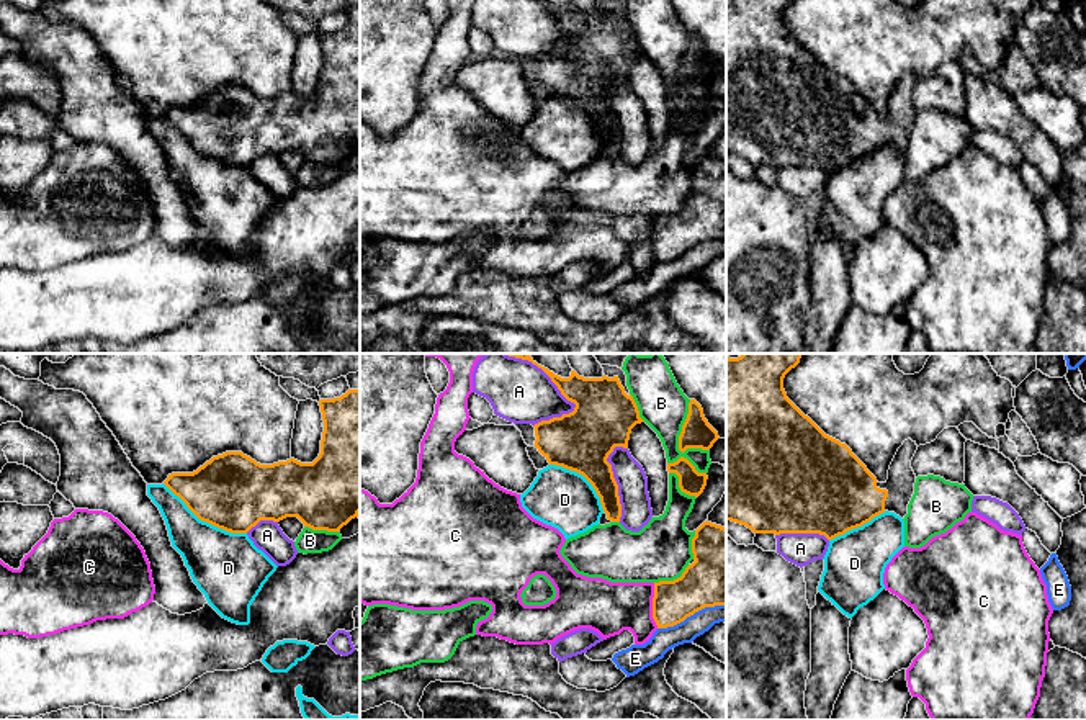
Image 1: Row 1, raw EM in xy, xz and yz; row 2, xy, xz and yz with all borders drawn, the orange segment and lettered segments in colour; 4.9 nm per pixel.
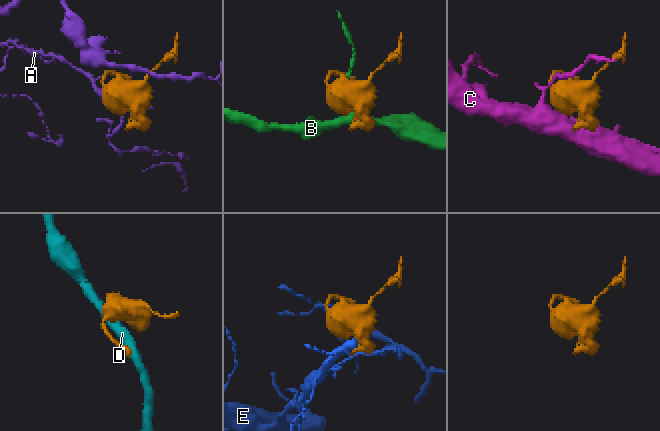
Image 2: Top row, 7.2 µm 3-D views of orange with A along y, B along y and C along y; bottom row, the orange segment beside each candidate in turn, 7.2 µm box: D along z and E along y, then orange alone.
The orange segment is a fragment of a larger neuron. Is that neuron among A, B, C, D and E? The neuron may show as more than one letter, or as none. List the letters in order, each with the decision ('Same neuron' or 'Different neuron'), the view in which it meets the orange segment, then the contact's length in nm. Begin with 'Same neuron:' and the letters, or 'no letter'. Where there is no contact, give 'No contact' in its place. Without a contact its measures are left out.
Same neuron: no letter
A: Different neuron. Touches orange in xz. Shared border 440 nm
B: Different neuron. Touches orange in xz. Shared border 380 nm
C: Different neuron. Touches orange in xz. Shared border 220 nm
D: Different neuron. Touches orange in xy. Shared border 480 nm
E: Different neuron. Touches orange in xz. Shared border 360 nm

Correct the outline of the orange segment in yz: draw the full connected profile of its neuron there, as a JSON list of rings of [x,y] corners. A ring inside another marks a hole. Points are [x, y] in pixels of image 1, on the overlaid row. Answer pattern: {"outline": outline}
{"outline": [[[801,353],[726,357],[726,520],[746,525],[754,533],[819,533],[832,540],[885,511],[904,519],[914,494],[911,460],[918,450],[916,442],[903,442],[890,465],[888,479],[878,483],[846,443],[826,435],[787,398],[783,378],[800,358]]]}

